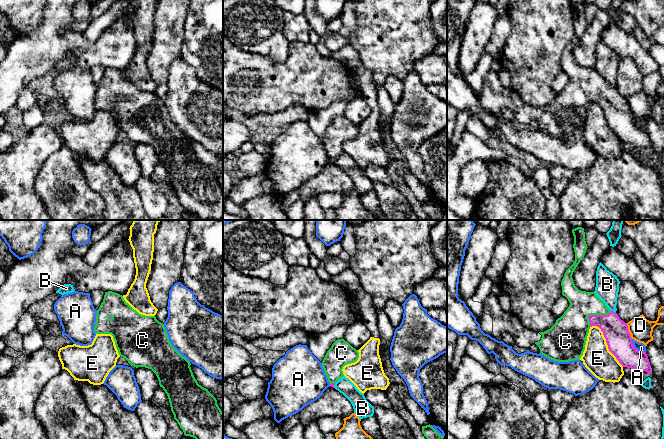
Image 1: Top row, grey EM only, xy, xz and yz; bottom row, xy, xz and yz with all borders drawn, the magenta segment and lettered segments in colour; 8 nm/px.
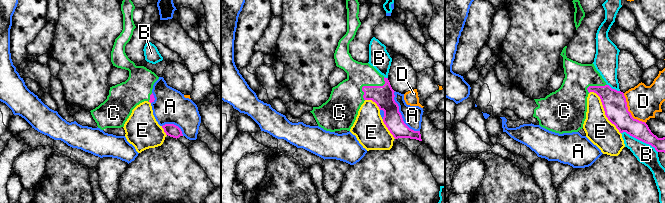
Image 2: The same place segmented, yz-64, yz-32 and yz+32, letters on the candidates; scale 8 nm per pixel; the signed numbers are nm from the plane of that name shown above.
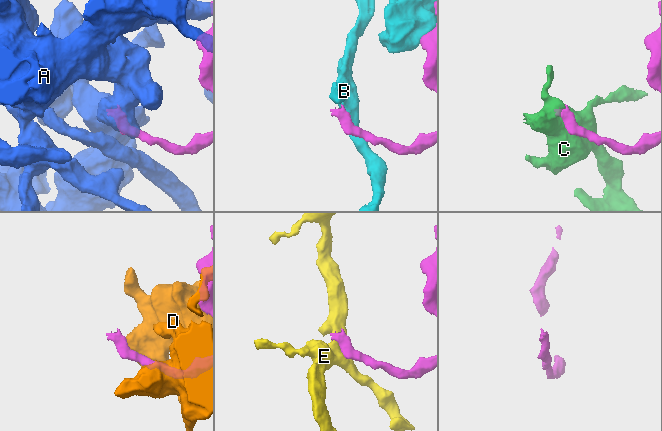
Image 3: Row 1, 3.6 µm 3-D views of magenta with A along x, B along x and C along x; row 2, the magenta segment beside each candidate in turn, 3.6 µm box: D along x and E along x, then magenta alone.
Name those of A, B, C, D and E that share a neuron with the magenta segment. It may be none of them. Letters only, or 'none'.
C

